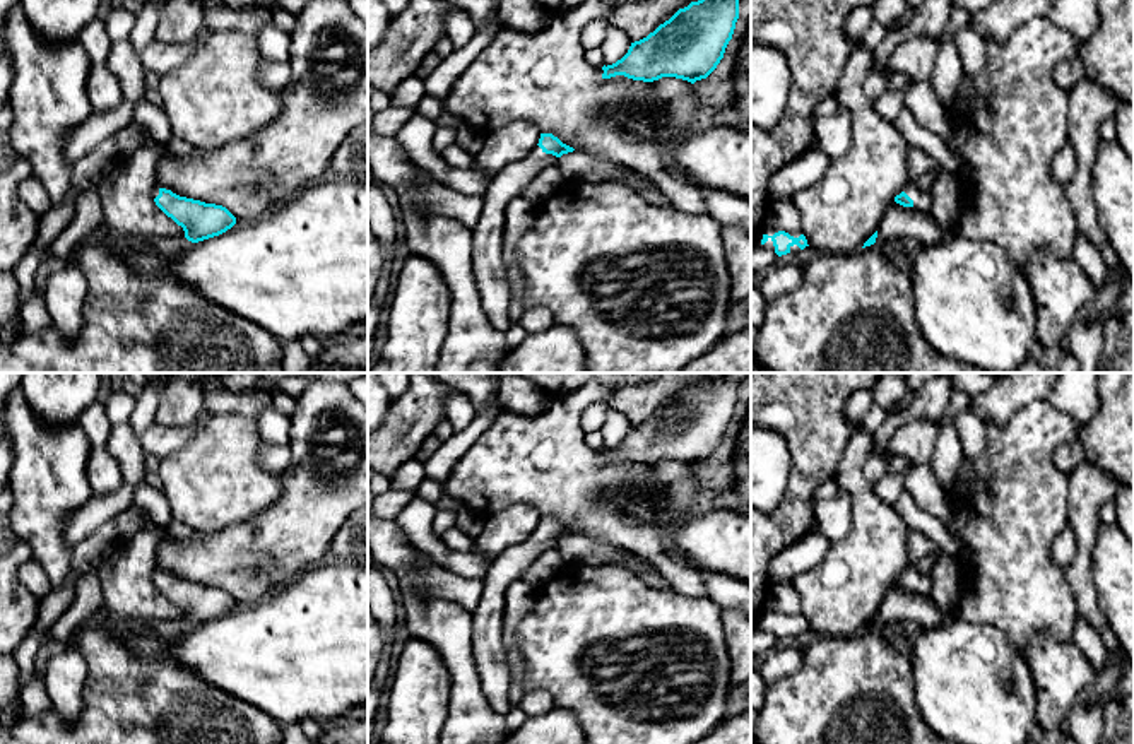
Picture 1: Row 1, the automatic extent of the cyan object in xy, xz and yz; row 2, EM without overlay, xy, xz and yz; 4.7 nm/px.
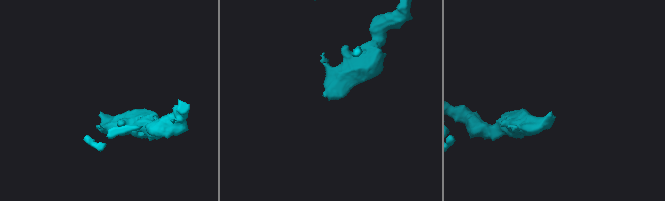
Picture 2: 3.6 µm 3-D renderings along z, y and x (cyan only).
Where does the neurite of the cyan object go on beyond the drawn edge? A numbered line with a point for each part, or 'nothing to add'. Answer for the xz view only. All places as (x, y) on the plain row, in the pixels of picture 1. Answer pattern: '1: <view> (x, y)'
1: xz (491, 664)

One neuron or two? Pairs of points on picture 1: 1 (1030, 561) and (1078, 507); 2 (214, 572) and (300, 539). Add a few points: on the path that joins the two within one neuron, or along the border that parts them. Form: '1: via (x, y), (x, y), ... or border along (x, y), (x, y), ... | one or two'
1: border along (1071, 481), (1066, 525) | two
2: via (235, 560), (253, 560), (279, 543) | one

